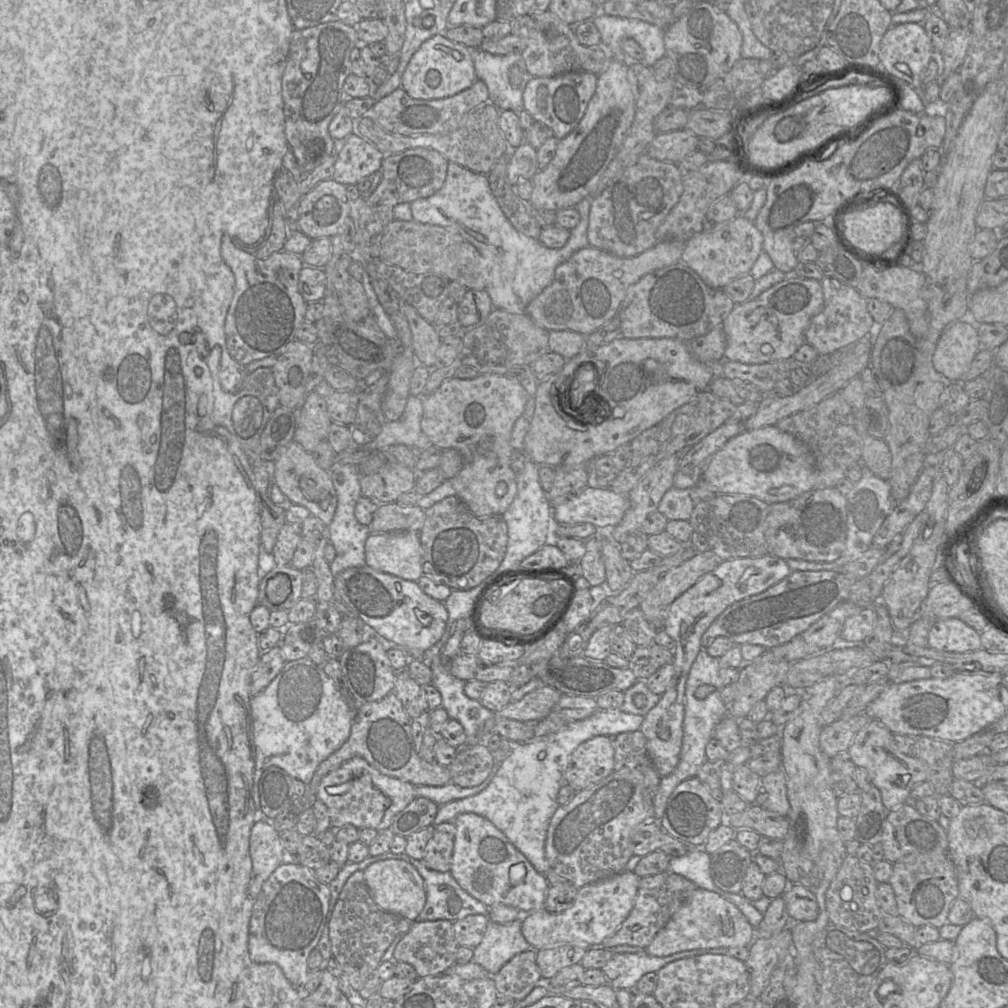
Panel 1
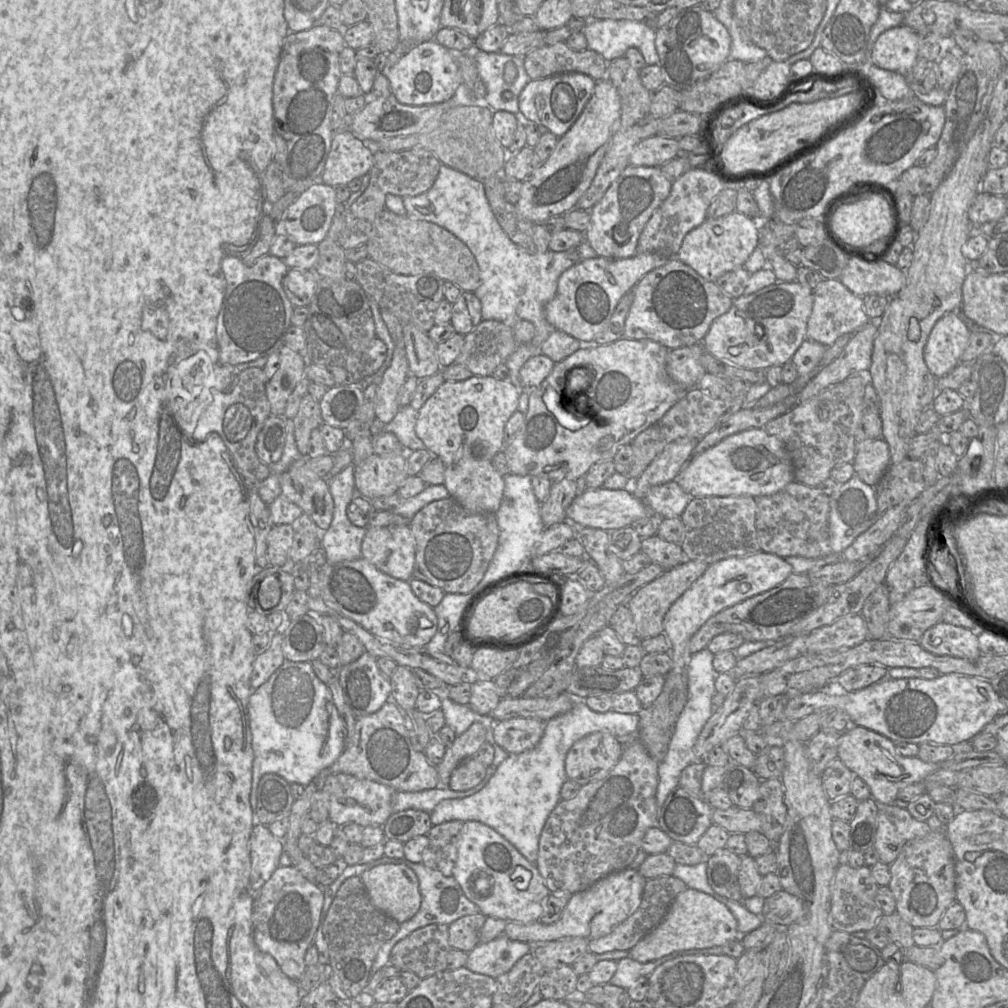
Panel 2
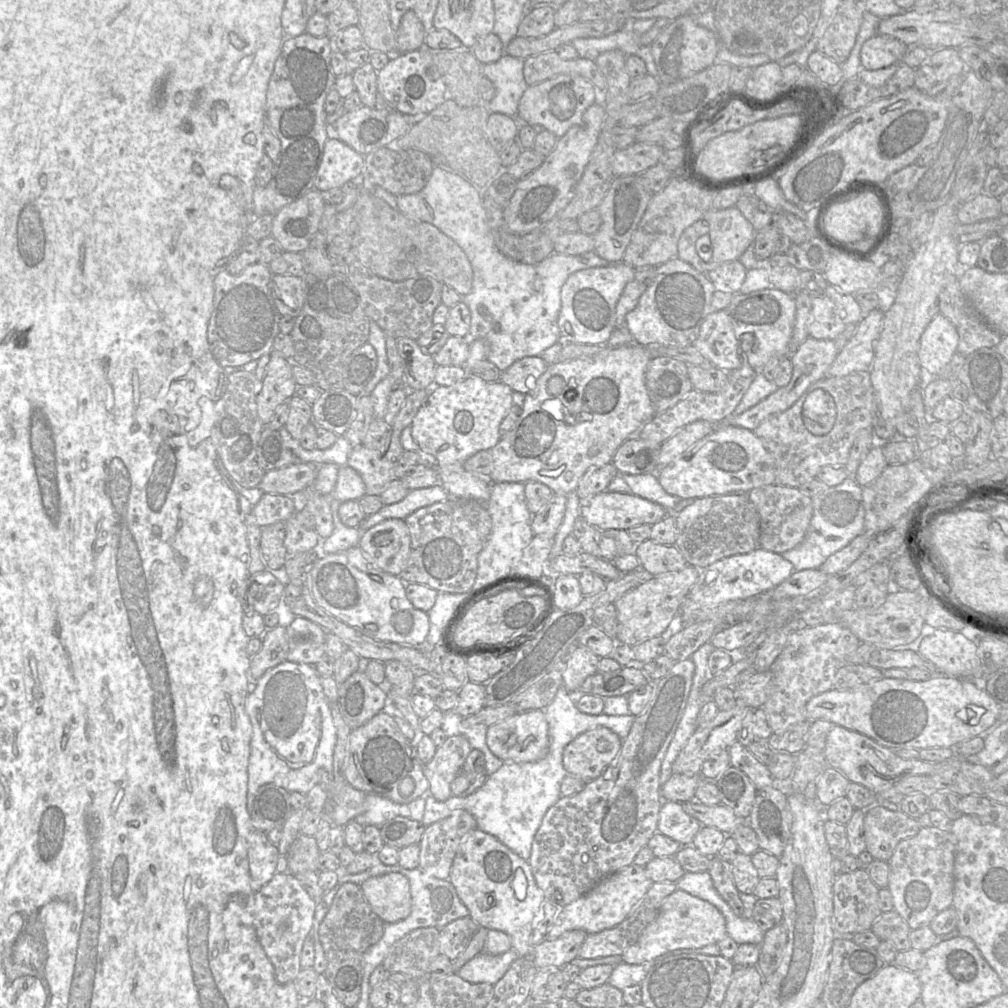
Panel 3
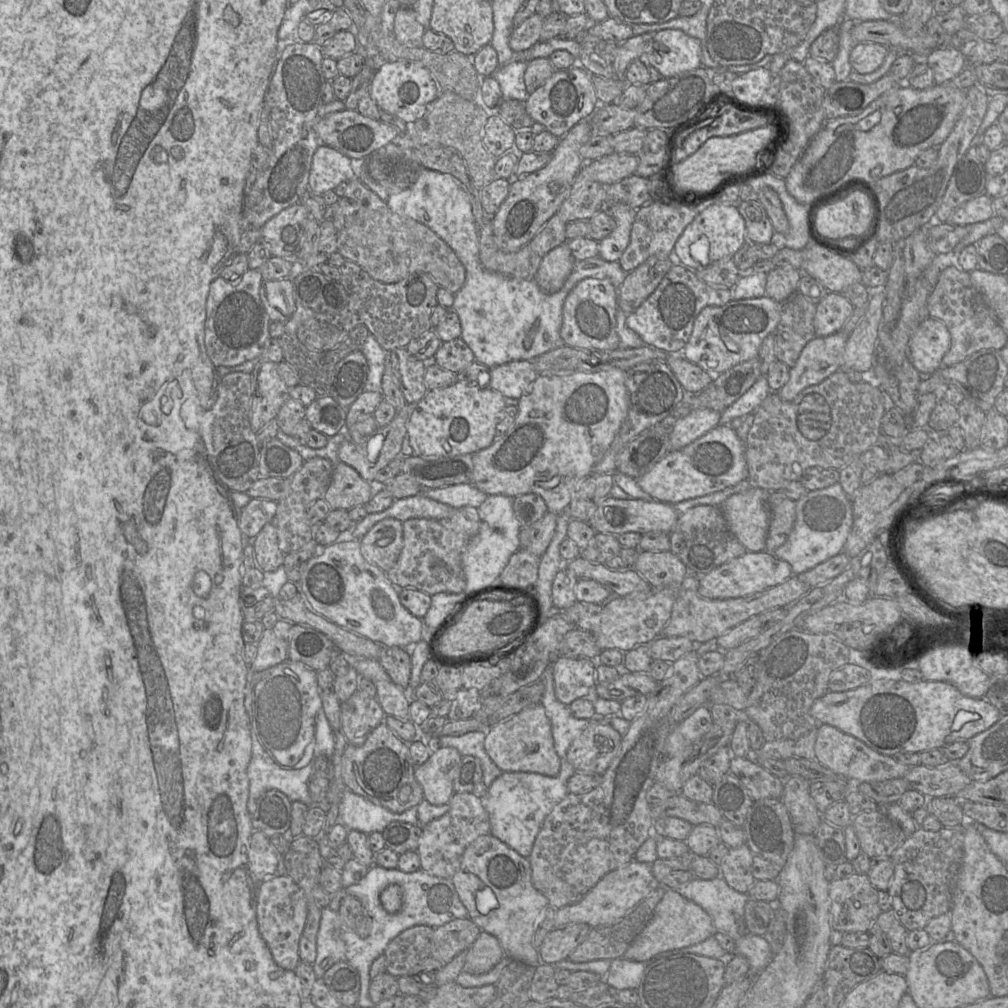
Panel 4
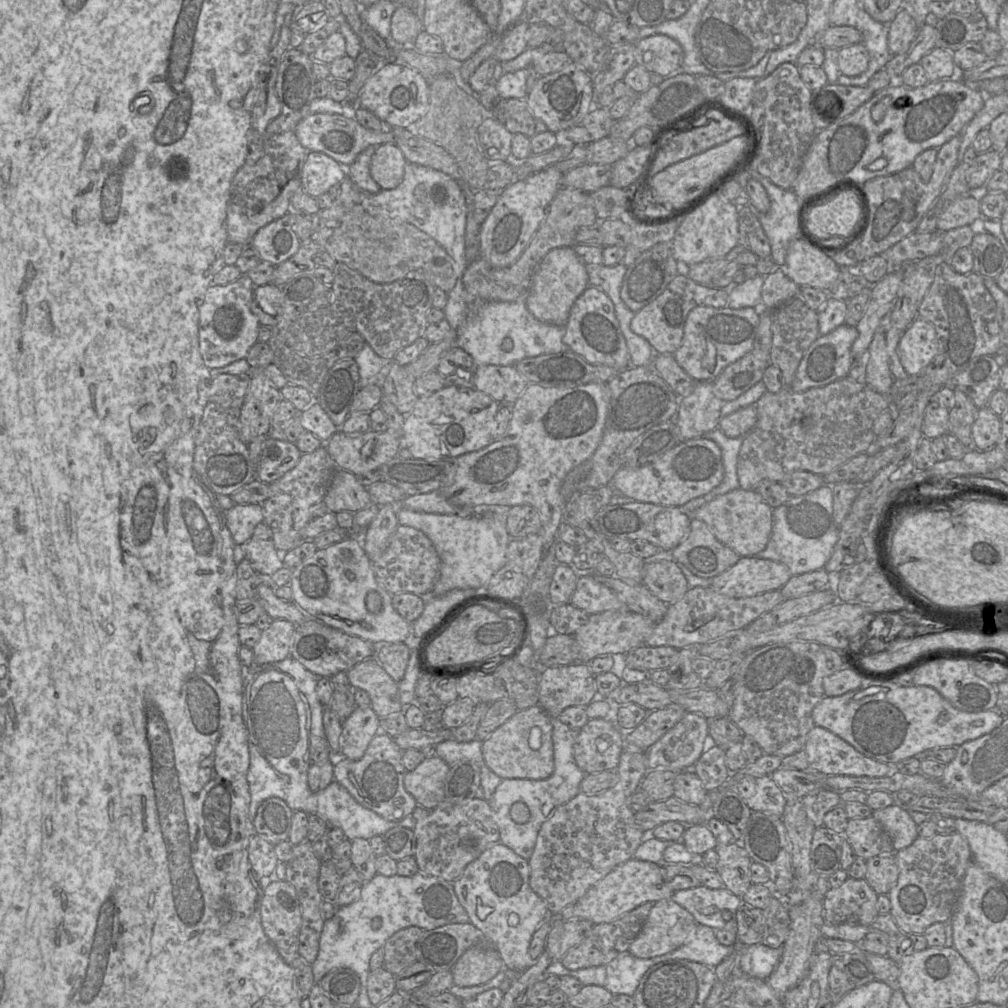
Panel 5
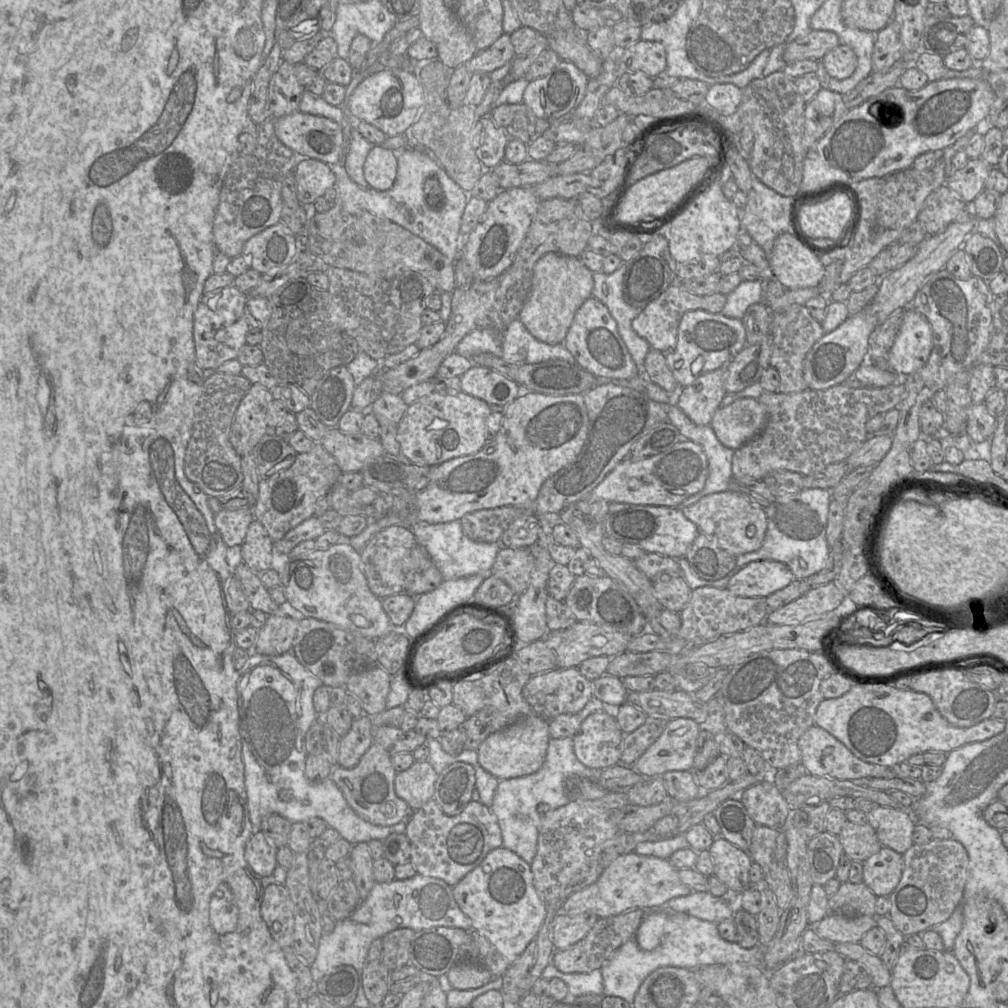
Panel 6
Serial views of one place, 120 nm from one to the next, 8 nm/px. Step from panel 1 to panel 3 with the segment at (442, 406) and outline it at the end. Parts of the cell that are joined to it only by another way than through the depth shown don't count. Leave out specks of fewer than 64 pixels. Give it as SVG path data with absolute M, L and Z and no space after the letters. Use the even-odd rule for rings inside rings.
M467 376L463 380L456 382L452 385L444 385L444 386L434 386L424 401L424 403L419 408L416 416L414 417L412 424L411 424L411 432L413 439L417 442L417 444L420 447L420 450L422 451L422 454L427 458L427 462L421 462L421 463L428 463L430 465L433 465L438 474L439 474L439 483L443 487L443 489L449 494L450 498L456 499L456 500L474 500L481 502L483 504L487 503L491 496L491 490L492 490L492 482L490 480L489 476L485 475L477 475L477 473L469 472L465 469L464 463L465 461L473 456L474 454L478 453L479 451L484 450L491 450L493 447L495 447L498 442L500 441L500 425L504 418L509 413L511 407L514 405L513 403L513 390L503 382L497 381L497 382L487 382L483 380L482 378L478 376Z

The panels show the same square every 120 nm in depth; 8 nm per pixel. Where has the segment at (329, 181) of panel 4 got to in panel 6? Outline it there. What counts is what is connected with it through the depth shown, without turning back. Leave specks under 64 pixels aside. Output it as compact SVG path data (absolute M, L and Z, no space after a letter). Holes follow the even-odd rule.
M300 157L294 169L297 198L302 205L312 205L325 191L333 187L336 177L330 166L320 160Z

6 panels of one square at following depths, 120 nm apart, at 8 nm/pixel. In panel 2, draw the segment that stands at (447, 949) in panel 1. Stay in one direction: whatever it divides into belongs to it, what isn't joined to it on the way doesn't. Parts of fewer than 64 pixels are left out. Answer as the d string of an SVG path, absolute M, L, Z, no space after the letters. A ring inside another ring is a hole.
M430 924L417 929L400 940L390 953L390 964L402 971L411 971L421 979L446 970L446 958L452 947L449 944L449 925Z

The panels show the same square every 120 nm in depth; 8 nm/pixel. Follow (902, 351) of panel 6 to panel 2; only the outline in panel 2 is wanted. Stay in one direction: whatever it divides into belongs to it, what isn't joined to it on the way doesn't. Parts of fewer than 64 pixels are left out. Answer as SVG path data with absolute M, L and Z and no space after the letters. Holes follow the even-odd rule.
M959 312L945 313L934 325L924 348L929 371L941 378L961 362L971 331Z

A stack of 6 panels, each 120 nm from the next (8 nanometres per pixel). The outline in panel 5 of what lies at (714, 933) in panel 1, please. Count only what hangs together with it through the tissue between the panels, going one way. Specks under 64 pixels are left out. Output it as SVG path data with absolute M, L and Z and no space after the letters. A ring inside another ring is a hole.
M671 898L661 899L654 903L628 952L641 959L669 953L692 940L697 925L684 907Z

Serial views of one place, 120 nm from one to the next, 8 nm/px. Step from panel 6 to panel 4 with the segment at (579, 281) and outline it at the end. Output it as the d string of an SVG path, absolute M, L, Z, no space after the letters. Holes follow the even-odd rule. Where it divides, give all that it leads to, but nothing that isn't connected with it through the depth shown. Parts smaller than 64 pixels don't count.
M566 243L550 250L542 259L535 281L546 294L557 292L573 270L575 259Z

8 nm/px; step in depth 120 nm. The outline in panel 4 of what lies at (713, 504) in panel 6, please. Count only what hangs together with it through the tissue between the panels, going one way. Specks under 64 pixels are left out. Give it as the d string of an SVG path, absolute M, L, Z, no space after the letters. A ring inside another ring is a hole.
M760 488L734 494L720 506L730 531L750 552L766 548L770 523L769 491Z

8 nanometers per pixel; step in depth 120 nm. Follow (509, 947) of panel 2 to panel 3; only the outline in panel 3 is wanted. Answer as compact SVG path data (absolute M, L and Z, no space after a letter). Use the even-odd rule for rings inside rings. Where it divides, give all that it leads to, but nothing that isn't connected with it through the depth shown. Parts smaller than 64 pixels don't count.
M513 949L499 955L491 955L482 951L458 970L457 974L470 983L494 985L518 957L518 953Z

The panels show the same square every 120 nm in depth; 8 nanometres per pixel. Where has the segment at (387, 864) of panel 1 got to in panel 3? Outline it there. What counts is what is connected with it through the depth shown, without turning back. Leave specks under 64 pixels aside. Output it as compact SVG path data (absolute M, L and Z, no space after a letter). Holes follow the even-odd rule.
M403 874L371 877L362 883L361 888L372 909L385 923L399 922L410 915L410 884Z

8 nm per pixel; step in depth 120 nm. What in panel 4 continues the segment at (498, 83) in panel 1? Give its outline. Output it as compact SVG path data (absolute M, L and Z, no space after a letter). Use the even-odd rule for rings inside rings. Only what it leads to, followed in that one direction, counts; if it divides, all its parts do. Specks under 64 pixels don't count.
M511 61L492 74L500 85L502 100L518 100L525 102L529 96L524 75L527 69L527 62Z

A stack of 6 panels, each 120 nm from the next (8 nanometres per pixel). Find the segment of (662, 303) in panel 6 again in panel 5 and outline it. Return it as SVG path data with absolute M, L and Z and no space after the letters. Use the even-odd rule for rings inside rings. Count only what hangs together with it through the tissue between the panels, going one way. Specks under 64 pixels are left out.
M678 274L657 298L636 312L630 328L650 343L655 354L674 354L681 346L689 312L696 306L725 308L728 305L728 298L729 289L701 285L687 275Z

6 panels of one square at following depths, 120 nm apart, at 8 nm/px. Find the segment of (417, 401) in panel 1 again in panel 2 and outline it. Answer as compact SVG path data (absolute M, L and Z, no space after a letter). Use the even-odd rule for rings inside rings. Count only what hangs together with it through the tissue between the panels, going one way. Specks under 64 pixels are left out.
M406 405L399 409L396 416L389 423L377 423L377 430L393 433L405 451L422 450L426 447L415 431L417 419L418 411L410 405Z

